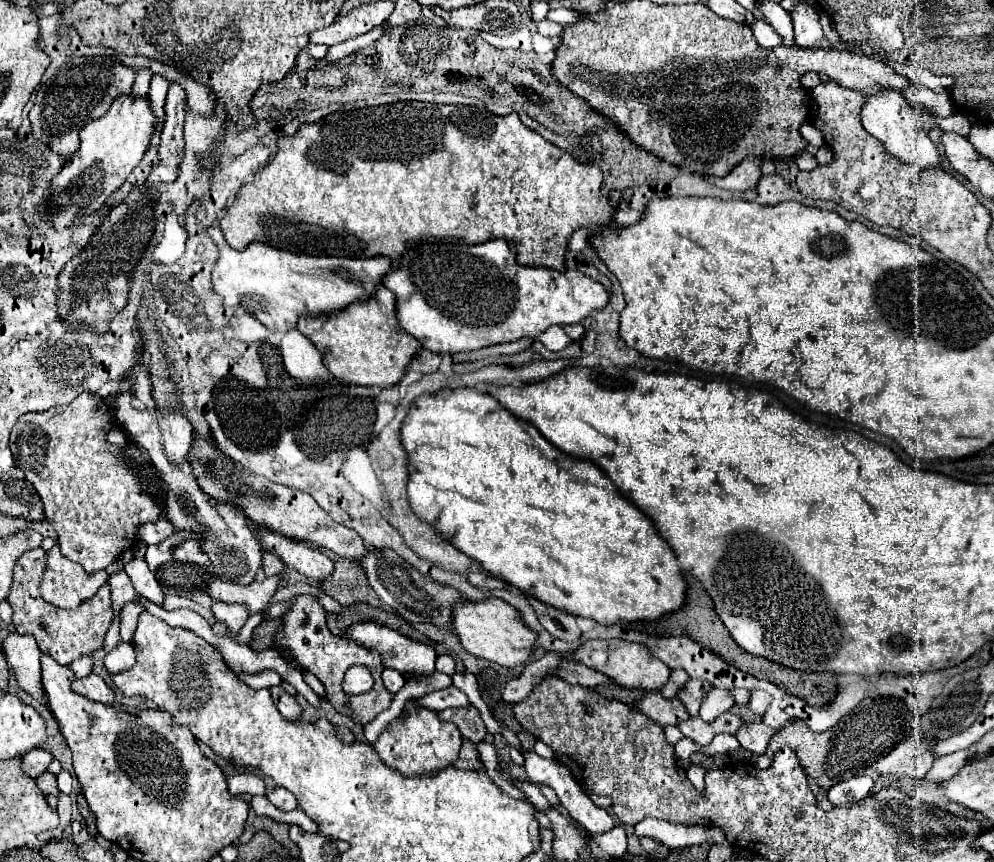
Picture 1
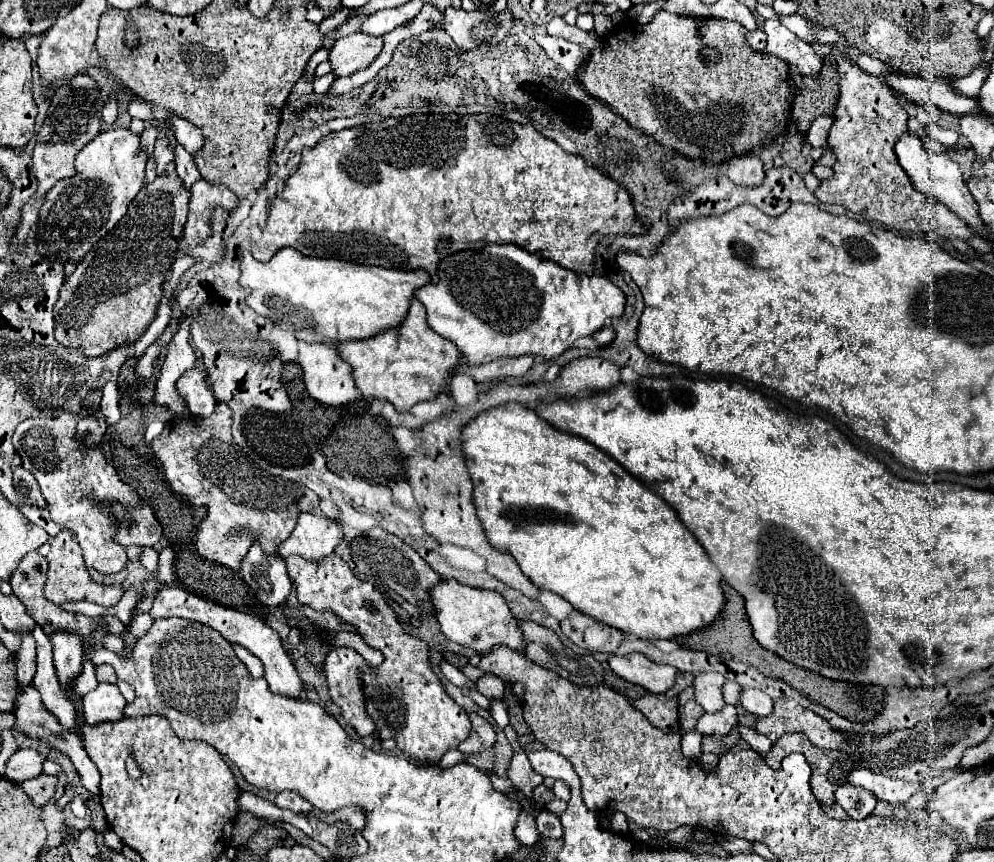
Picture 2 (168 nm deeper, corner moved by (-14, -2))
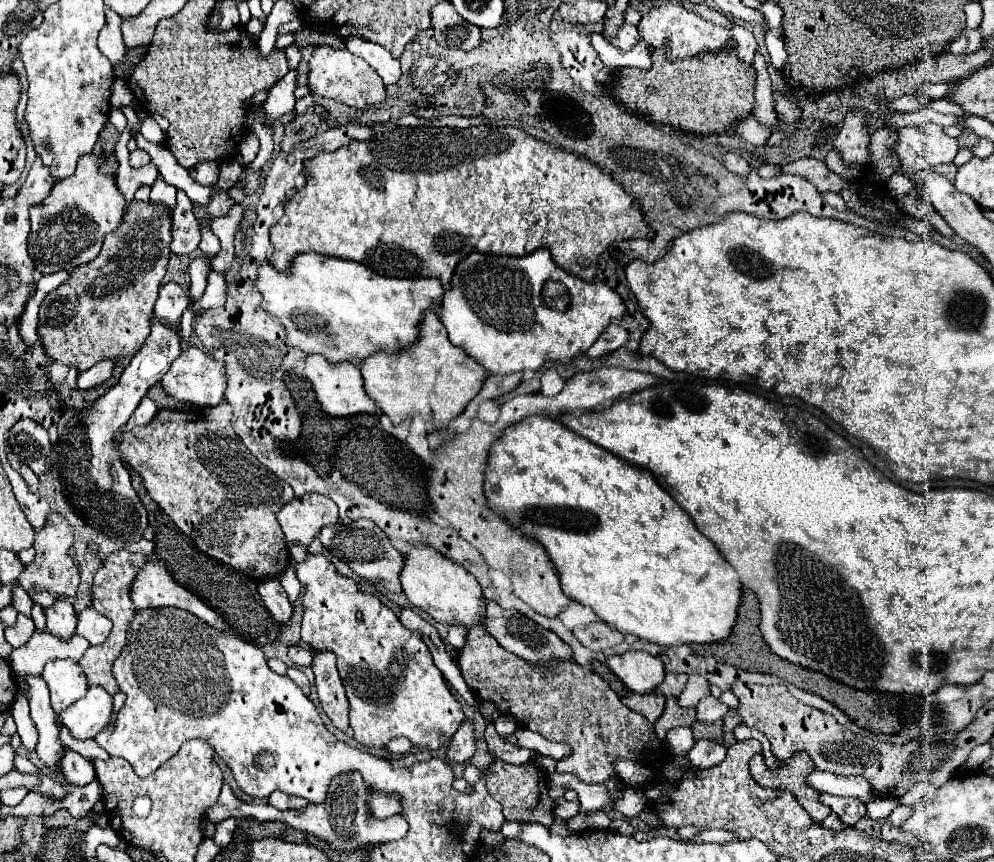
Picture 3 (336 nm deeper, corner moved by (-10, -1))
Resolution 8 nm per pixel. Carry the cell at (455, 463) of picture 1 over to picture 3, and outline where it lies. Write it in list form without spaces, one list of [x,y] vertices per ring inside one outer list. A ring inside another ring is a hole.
[[[530,415],[530,417],[522,419],[522,423],[516,423],[514,427],[506,427],[506,431],[490,445],[490,457],[488,457],[488,465],[486,465],[486,473],[484,473],[484,493],[488,499],[488,509],[494,515],[502,517],[510,527],[520,529],[524,533],[524,537],[534,539],[536,543],[540,543],[546,549],[550,561],[556,567],[556,573],[560,577],[560,585],[562,585],[562,591],[566,593],[566,597],[590,607],[604,623],[618,629],[620,633],[632,633],[638,639],[644,639],[648,643],[666,645],[666,647],[676,647],[676,645],[684,645],[684,643],[716,643],[716,641],[730,637],[734,621],[736,621],[738,603],[740,603],[740,587],[742,585],[738,581],[738,575],[724,561],[724,557],[718,553],[718,549],[694,527],[688,513],[684,509],[680,509],[680,505],[656,483],[656,479],[652,477],[650,471],[634,467],[628,461],[622,461],[620,457],[614,457],[610,451],[590,443],[588,439],[570,431],[556,419]]]

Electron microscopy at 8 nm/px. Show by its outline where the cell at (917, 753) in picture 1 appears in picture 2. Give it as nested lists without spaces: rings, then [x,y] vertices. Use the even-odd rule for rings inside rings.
[[[856,768],[852,770],[848,776],[846,776],[846,782],[850,786],[856,786],[856,788],[862,788],[862,790],[868,790],[870,794],[876,796],[876,800],[882,800],[882,802],[888,802],[888,804],[900,804],[900,802],[906,802],[912,794],[918,792],[918,786],[920,784],[914,784],[914,782],[902,782],[902,780],[890,780],[886,776],[878,776],[876,772],[870,772],[870,770],[862,770],[862,768]]]

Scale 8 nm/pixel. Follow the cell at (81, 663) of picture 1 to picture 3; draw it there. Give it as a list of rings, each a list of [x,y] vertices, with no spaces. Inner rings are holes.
[[[54,659],[46,663],[42,677],[49,688],[51,706],[57,715],[82,699],[86,689],[90,689],[86,675],[82,675],[82,667],[78,667],[72,659]]]

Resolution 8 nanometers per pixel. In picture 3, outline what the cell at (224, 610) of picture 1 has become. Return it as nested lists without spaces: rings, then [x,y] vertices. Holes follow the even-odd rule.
[[[152,561],[152,563],[146,563],[146,567],[136,575],[134,583],[132,583],[132,591],[130,591],[130,597],[134,601],[134,605],[138,609],[160,609],[160,607],[178,607],[178,609],[184,609],[192,615],[196,615],[198,619],[202,619],[204,623],[208,623],[210,627],[214,627],[216,631],[230,631],[228,623],[216,613],[212,611],[208,605],[204,605],[196,595],[192,595],[188,589],[180,587],[172,577],[170,573],[166,571],[166,567],[160,563],[160,561]]]

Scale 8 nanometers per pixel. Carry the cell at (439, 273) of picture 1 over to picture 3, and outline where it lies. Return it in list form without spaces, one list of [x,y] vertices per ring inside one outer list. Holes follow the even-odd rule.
[[[542,247],[542,249],[538,249],[538,251],[534,251],[534,253],[526,255],[526,257],[488,255],[488,253],[476,253],[476,251],[470,253],[470,257],[466,257],[464,261],[458,263],[458,267],[456,267],[456,271],[454,271],[454,275],[452,275],[452,287],[450,287],[450,291],[446,291],[446,293],[442,295],[442,303],[438,303],[438,307],[434,307],[434,311],[436,311],[438,319],[442,319],[442,323],[446,325],[452,345],[462,347],[470,357],[474,357],[474,359],[476,359],[486,371],[490,371],[490,373],[514,373],[514,371],[526,371],[526,369],[538,371],[546,361],[568,363],[580,349],[586,351],[586,349],[598,339],[598,335],[600,335],[614,319],[622,319],[622,315],[626,313],[626,307],[624,307],[622,297],[620,297],[614,289],[610,289],[606,283],[602,283],[602,281],[588,283],[588,281],[582,281],[580,277],[574,277],[574,275],[566,273],[564,269],[560,269],[560,267],[552,261],[550,251],[548,251],[546,247]],[[546,279],[562,279],[562,283],[566,283],[566,287],[568,287],[568,291],[570,291],[570,311],[550,311],[550,307],[542,307],[542,295],[538,295],[538,291],[540,291],[540,283],[544,283]]]

